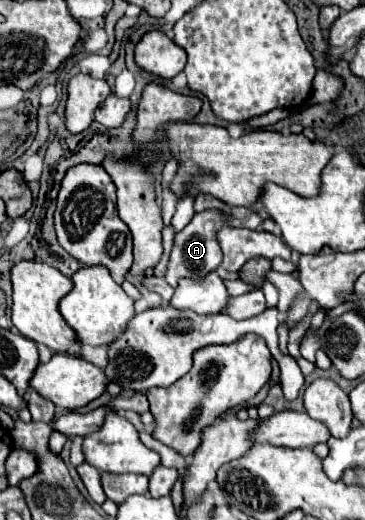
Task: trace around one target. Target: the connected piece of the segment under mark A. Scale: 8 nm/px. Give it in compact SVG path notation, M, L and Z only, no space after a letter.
M207 210L207 212L199 212L195 214L195 218L175 236L173 242L173 250L171 250L171 258L169 258L169 266L165 272L165 280L175 288L177 282L181 278L191 278L191 280L201 280L203 276L207 276L211 270L215 270L221 260L223 260L223 252L221 246L217 242L217 230L221 226L225 226L223 222L225 218L219 212Z

